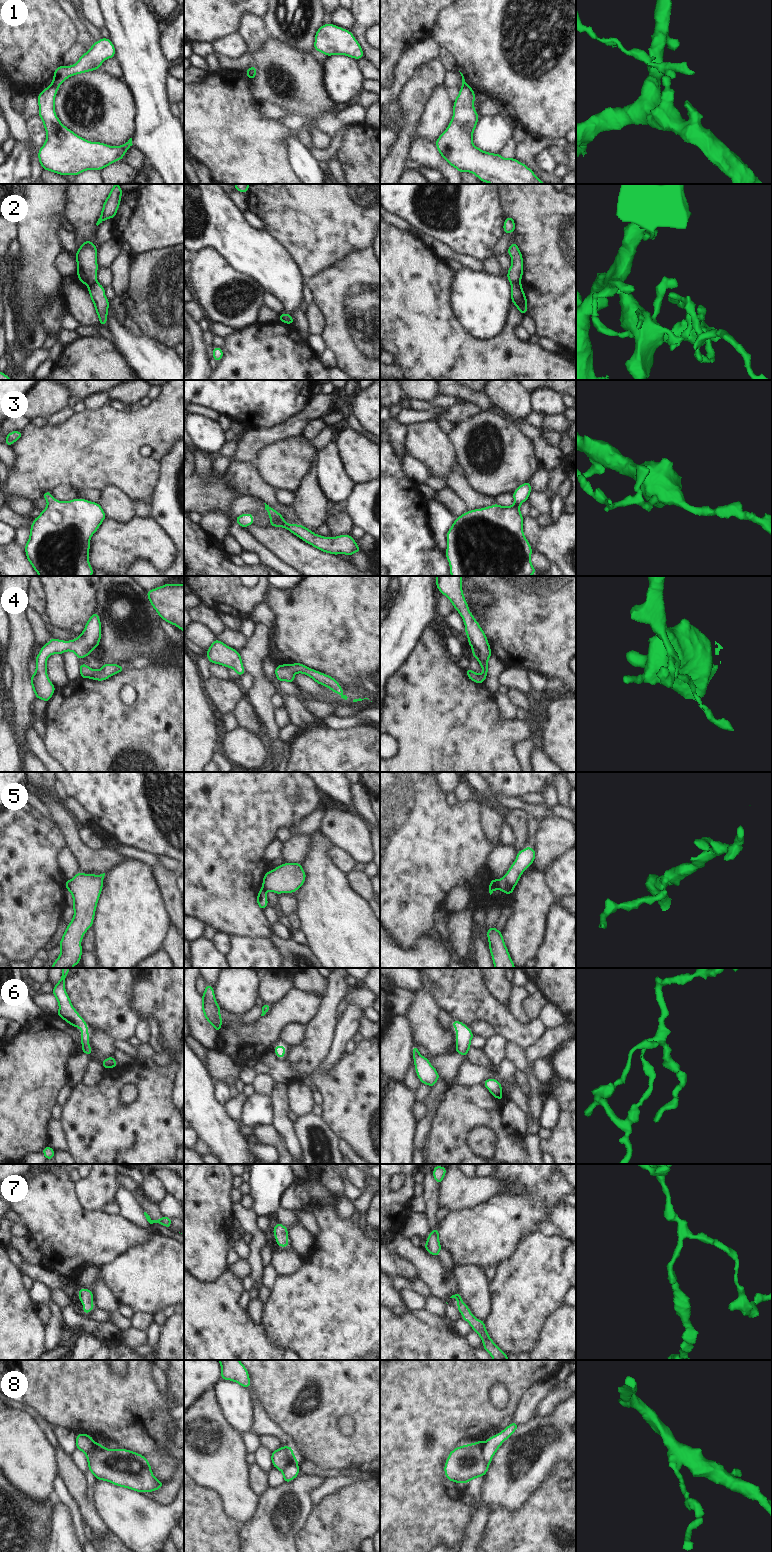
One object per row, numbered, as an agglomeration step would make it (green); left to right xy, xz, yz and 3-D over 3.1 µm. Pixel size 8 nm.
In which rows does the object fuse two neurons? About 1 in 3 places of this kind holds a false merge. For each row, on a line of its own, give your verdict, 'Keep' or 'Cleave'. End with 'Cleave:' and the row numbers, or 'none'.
1: Cleave
2: Cleave
3: Keep
4: Keep
5: Cleave
6: Keep
7: Keep
8: Cleave
Cleave: 1, 2, 5, 8.

